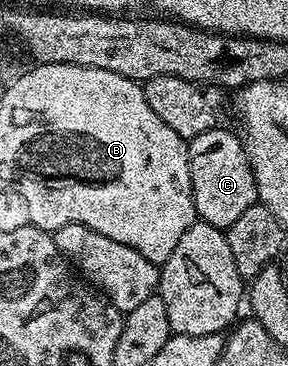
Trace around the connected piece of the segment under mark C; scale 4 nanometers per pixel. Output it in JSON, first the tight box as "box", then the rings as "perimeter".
{"box":[188,128,259,230],"perimeter":[[[214,128],[195,136],[188,143],[191,168],[191,192],[195,200],[197,217],[220,230],[228,230],[247,208],[259,202],[257,185],[245,143],[229,130]]]}

